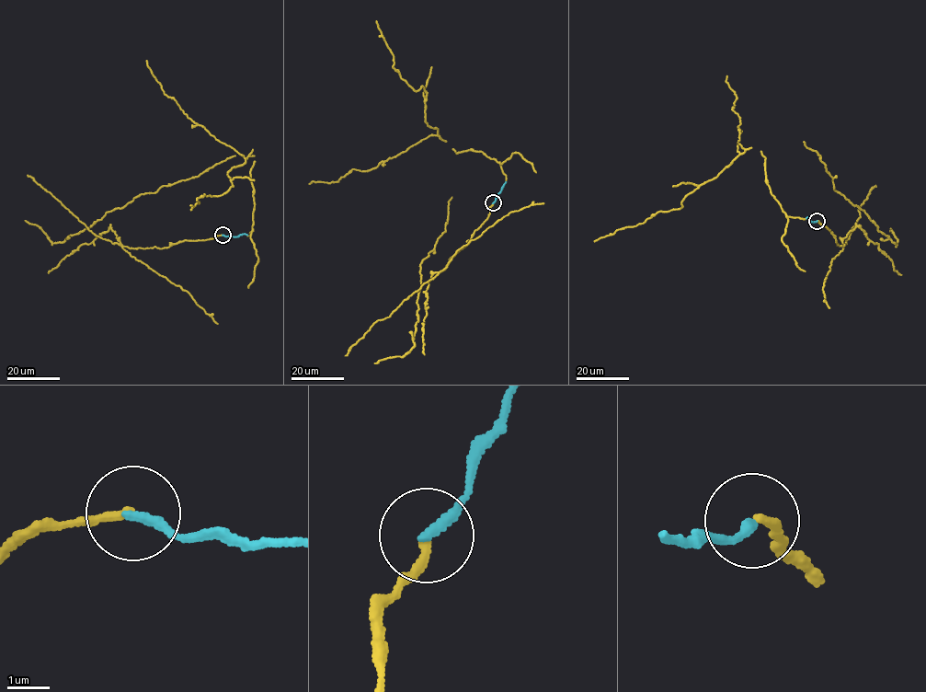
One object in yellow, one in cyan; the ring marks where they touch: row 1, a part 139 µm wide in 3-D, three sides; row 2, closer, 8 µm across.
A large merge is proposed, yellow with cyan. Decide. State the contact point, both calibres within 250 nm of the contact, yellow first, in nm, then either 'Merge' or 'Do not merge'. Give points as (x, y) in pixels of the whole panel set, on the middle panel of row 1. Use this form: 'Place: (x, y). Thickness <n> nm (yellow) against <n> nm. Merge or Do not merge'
Place: (493, 202). Thickness 200 nm (yellow) against 240 nm. Merge

